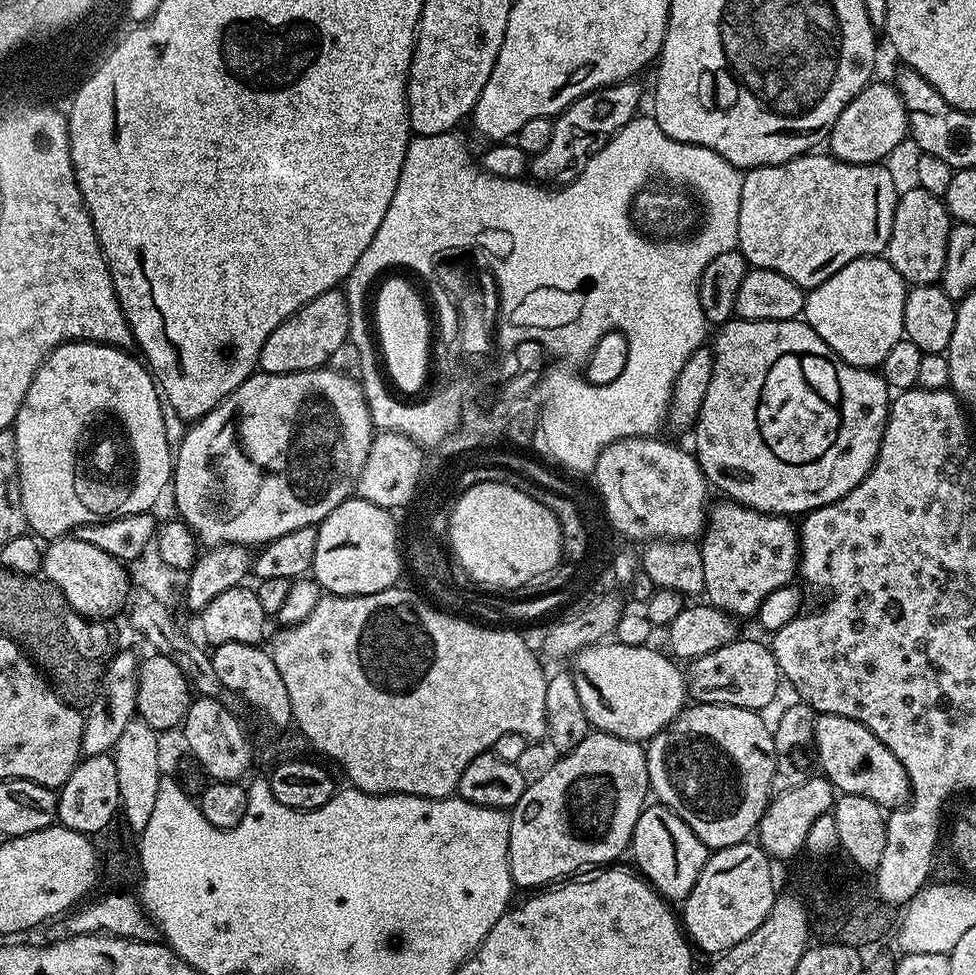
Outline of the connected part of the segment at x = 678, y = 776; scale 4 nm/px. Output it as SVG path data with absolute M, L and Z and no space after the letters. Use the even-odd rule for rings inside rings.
M696 702L685 707L676 719L671 720L657 736L653 736L651 740L647 741L646 766L648 767L648 786L651 795L664 807L670 809L674 814L678 814L678 818L682 818L682 822L686 822L686 826L690 826L690 830L694 830L694 834L698 834L698 838L709 850L745 843L751 837L748 835L751 832L753 835L759 829L762 814L768 809L768 801L773 795L772 779L774 778L774 766L776 765L776 751L774 750L774 738L772 737L773 729L770 727L769 721L767 724L760 716L763 715L759 711L750 708Z

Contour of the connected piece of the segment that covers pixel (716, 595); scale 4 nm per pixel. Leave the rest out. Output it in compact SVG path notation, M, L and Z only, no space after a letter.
M727 498L721 499L721 501L721 504L713 503L709 507L706 527L698 544L702 554L703 595L706 597L707 603L713 604L718 610L727 612L733 618L741 618L740 616L752 618L757 615L760 603L768 595L773 594L780 587L793 583L798 572L800 554L798 528L789 517L774 516L770 512L759 512Z

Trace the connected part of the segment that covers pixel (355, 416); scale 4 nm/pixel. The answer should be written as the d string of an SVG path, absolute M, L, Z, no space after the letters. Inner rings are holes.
M332 366L311 368L305 372L290 374L270 374L257 371L249 380L242 382L238 390L234 390L210 414L195 421L192 428L174 448L174 467L172 469L171 491L176 491L176 508L179 519L187 524L188 529L196 536L197 541L205 549L217 548L223 544L243 544L245 546L263 546L272 540L282 538L282 534L290 534L290 530L302 530L318 526L343 500L355 493L356 479L362 474L362 466L366 462L366 454L370 454L374 427L367 410L361 383L355 375L347 376L344 372L335 372Z

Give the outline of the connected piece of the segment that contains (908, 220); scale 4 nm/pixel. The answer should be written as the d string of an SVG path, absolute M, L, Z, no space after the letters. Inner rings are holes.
M920 187L897 195L886 259L909 285L936 284L946 264L946 246L952 226L941 197Z

